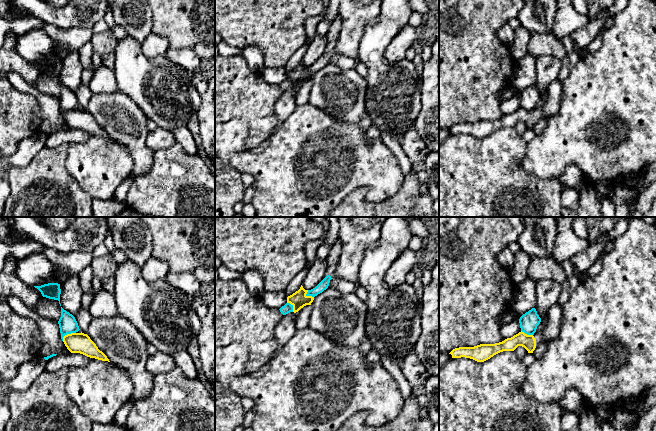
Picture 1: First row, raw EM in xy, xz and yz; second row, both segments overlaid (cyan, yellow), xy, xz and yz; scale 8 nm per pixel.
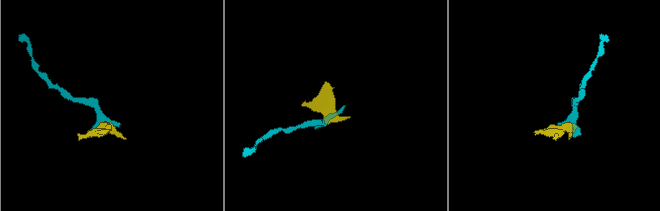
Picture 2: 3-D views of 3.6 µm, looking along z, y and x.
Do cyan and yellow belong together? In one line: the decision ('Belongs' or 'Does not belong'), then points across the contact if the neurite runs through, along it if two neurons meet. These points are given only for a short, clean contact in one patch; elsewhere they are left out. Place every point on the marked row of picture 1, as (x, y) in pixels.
Does not belong. Boundary: xy (75, 332), (66, 334), (62, 340)

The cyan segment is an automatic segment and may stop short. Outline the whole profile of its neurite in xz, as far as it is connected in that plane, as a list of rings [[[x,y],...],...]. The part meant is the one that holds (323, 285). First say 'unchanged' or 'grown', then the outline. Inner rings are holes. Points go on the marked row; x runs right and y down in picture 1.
unchanged; [[[329,274],[315,288],[308,290],[306,296],[315,297],[318,294],[322,293],[324,290],[328,288],[330,280],[331,280],[331,276]]]

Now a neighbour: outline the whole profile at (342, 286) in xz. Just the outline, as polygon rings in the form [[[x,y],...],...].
[[[330,280],[328,287],[338,290],[340,293],[347,294],[347,293],[355,292],[358,285],[351,281]]]

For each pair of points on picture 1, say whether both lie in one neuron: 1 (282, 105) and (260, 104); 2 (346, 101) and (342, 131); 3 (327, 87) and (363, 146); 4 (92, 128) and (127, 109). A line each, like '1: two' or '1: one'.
1: two
2: two
3: two
4: one

